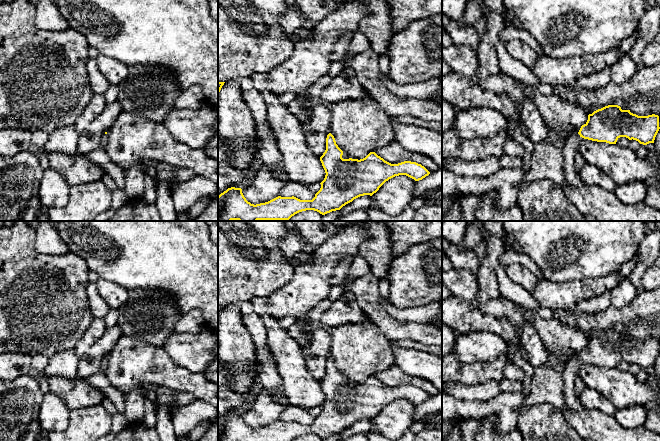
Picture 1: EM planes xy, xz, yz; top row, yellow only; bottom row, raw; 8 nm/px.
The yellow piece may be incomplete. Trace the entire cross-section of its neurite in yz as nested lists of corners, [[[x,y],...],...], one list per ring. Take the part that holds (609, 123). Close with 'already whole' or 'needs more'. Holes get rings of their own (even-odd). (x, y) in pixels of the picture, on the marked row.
[[[608,105],[588,115],[579,132],[571,136],[561,149],[565,178],[572,186],[585,185],[575,169],[576,146],[580,138],[616,144],[620,137],[636,140],[640,144],[654,143],[659,131],[659,116],[638,116],[618,105]]]; needs more

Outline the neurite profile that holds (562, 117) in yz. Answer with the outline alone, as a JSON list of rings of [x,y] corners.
[[[525,84],[525,98],[532,99],[545,124],[554,136],[565,139],[573,132],[579,132],[582,125],[586,124],[588,114],[583,106],[569,102],[559,95],[543,94],[533,86]]]

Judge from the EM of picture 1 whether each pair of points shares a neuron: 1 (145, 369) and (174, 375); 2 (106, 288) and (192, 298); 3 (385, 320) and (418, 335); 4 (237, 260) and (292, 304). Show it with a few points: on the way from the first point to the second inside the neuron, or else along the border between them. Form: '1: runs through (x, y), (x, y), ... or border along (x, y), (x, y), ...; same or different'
1: runs through (152, 369), (159, 369), (167, 373); same
2: border along (106, 279), (128, 290); different
3: runs through (393, 328), (399, 331), (410, 331); same
4: border along (293, 275), (266, 298); different

